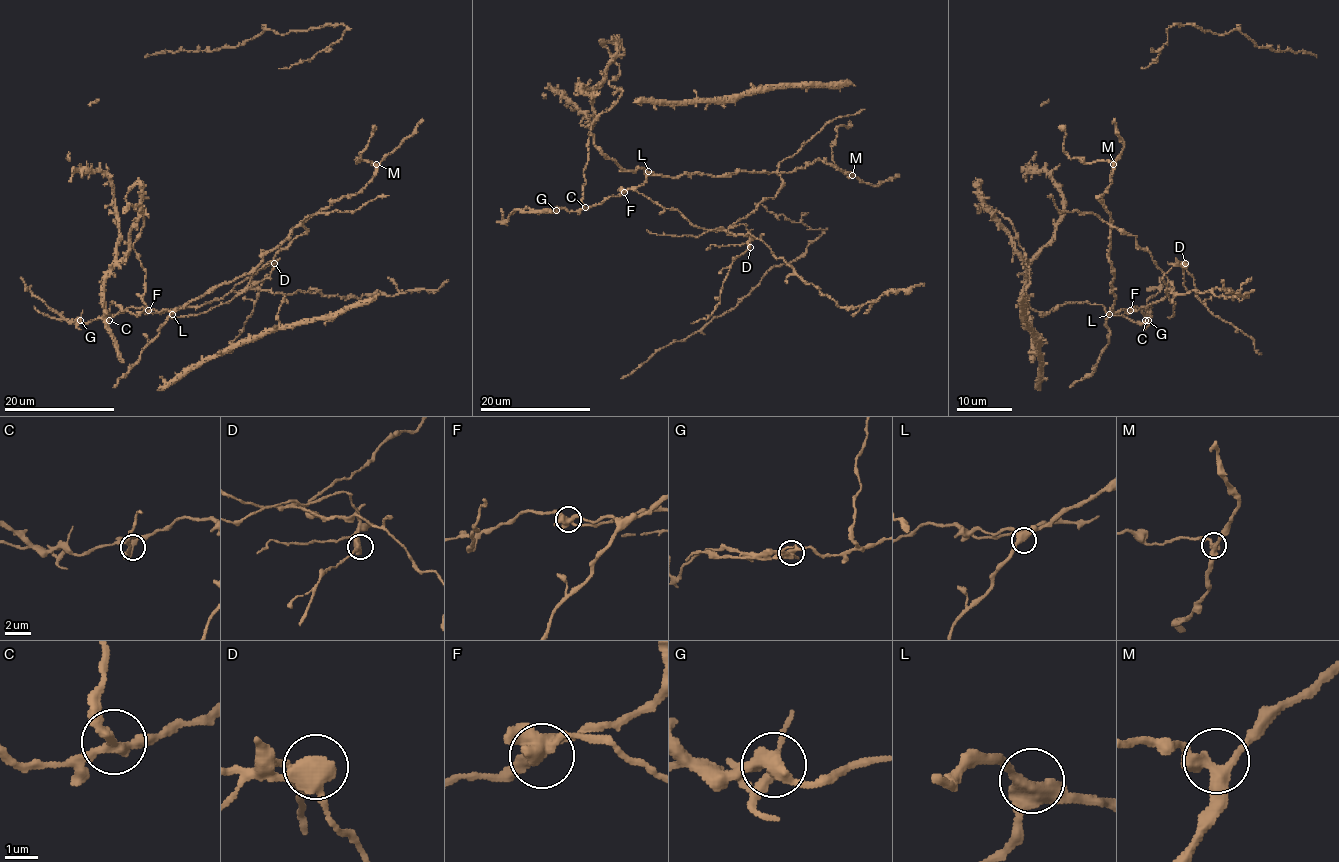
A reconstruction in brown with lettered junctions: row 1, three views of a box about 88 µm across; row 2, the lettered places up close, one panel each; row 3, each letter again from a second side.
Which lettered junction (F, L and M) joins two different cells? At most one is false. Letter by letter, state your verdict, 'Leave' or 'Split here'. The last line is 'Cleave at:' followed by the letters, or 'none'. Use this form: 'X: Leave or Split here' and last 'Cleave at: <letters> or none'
F: Split here
L: Leave
M: Leave
Cleave at: F

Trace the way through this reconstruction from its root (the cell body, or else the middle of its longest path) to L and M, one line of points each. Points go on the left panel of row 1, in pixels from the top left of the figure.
L: (143, 309), (168, 310), (172, 314)
M: (143, 309), (179, 310), (215, 288), (248, 274), (295, 227), (342, 197), (357, 194), (372, 178), (376, 164)

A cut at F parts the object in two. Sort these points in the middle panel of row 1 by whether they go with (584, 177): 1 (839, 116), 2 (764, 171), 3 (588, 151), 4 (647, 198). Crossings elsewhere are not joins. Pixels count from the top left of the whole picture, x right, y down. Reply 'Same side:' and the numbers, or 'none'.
Same side: 1, 3, 4

